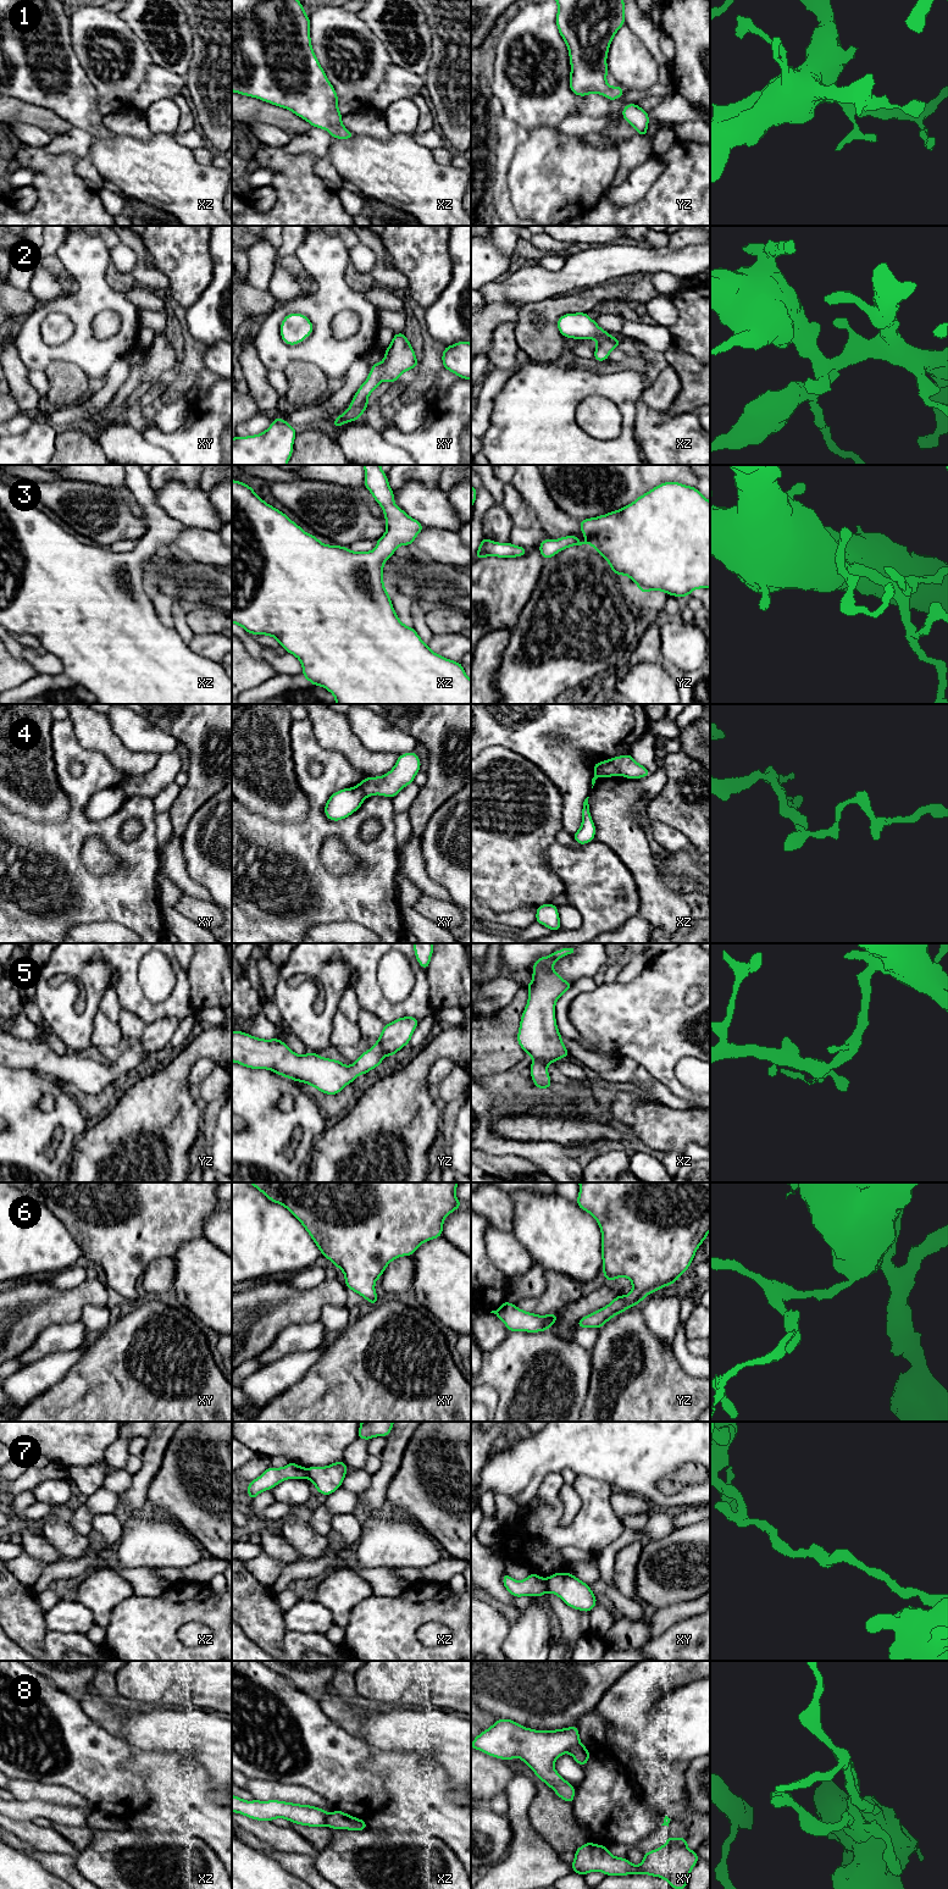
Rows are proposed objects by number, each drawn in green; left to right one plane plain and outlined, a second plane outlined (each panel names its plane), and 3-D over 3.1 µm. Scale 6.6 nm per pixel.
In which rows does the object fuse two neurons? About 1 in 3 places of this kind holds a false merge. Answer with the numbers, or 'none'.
4, 7, 8

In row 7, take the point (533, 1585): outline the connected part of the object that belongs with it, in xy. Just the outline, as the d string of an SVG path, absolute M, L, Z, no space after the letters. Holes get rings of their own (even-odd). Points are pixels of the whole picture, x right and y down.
M508 1573L503 1575L505 1589L515 1597L543 1596L548 1591L547 1579L531 1573L525 1580L515 1580Z

